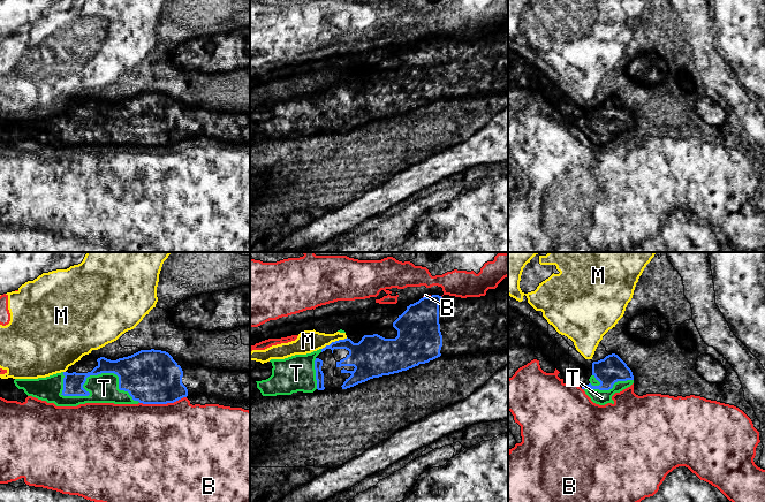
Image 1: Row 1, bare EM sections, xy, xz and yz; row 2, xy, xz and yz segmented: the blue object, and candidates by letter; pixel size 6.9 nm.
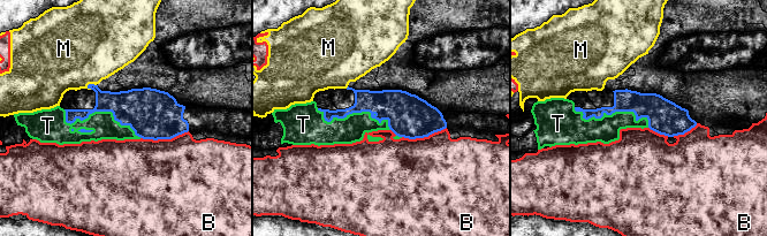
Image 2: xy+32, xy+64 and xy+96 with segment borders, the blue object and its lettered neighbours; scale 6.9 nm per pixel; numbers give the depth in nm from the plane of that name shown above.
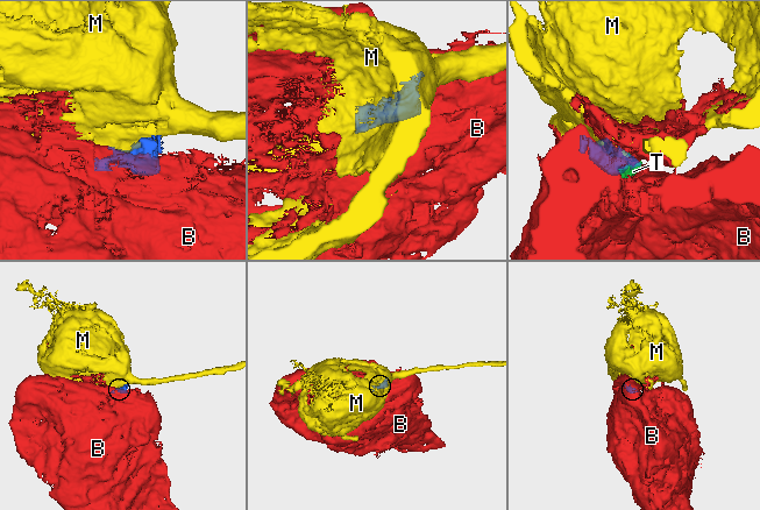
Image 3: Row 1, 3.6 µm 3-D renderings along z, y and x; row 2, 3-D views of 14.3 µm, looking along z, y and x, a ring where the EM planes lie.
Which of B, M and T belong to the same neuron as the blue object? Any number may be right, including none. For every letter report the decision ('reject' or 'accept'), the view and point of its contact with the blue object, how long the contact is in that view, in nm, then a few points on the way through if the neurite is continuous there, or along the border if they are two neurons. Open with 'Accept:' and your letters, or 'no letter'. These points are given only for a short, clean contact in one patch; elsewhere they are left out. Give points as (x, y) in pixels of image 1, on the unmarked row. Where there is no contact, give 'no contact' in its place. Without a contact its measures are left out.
Accept: T
B: reject | xy (163, 145) | 340 nm
M: reject | xz (335, 83) | 200 nm
T: accept | xy (86, 119) | 600 nm

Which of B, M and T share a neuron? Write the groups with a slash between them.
B / M / T

